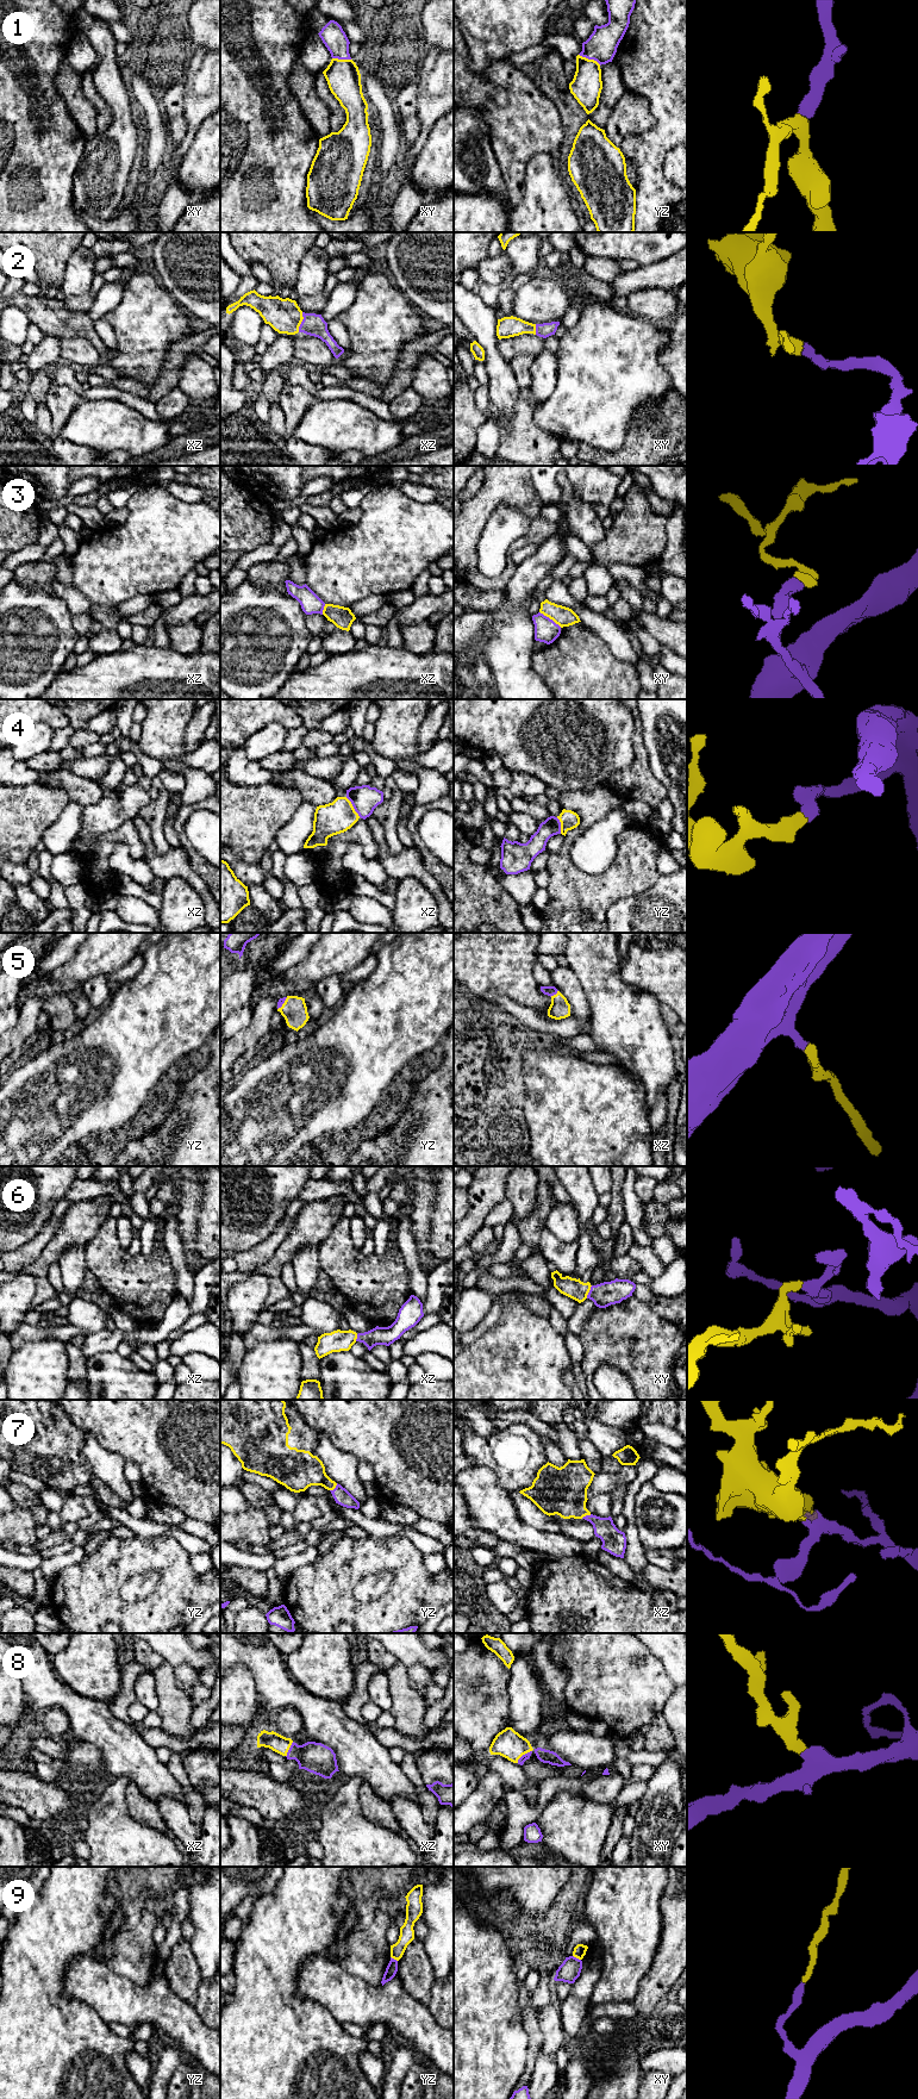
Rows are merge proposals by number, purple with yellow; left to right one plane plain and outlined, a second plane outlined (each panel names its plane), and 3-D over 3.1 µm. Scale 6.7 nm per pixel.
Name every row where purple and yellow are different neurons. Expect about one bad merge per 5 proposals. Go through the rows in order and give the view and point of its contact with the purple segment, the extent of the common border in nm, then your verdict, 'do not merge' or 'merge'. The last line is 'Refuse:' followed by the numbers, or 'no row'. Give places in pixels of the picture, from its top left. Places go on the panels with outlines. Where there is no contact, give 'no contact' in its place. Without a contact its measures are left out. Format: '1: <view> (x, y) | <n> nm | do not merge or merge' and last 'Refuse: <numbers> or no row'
1: yz (589, 58) | 170 nm | merge
2: xz (301, 322) | 140 nm | merge
3: xy (549, 618) | 190 nm | do not merge
4: xz (353, 805) | 170 nm | merge
5: xz (554, 994) | 70 nm | merge
6: xy (589, 1291) | 100 nm | merge
7: yz (335, 1488) | 80 nm | merge
8: xy (523, 1755) | 130 nm | merge
9: xy (575, 1957) | 70 nm | do not merge
Refuse: 3, 9

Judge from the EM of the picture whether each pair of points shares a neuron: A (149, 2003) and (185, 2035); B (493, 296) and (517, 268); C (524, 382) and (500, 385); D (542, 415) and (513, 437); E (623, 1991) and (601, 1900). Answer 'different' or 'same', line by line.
A: same
B: same
C: different
D: different
E: same

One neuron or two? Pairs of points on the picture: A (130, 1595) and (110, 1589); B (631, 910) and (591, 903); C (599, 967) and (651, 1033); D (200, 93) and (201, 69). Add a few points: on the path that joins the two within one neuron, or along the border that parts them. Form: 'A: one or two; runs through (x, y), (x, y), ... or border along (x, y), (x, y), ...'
A: two; border along (144, 1575), (135, 1579), (125, 1589), (125, 1600)
B: two; border along (638, 895), (619, 898), (609, 909), (606, 920)
C: one; runs through (604, 984), (635, 1016)
D: one; runs through (201, 87), (201, 75)

